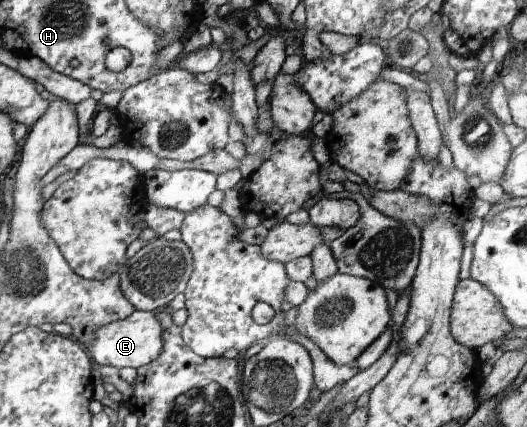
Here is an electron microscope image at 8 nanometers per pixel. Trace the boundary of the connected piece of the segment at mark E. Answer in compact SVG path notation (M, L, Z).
M136 310L127 319L105 324L95 333L95 339L88 345L90 357L96 365L140 368L157 360L164 351L164 327L156 315L157 311Z

